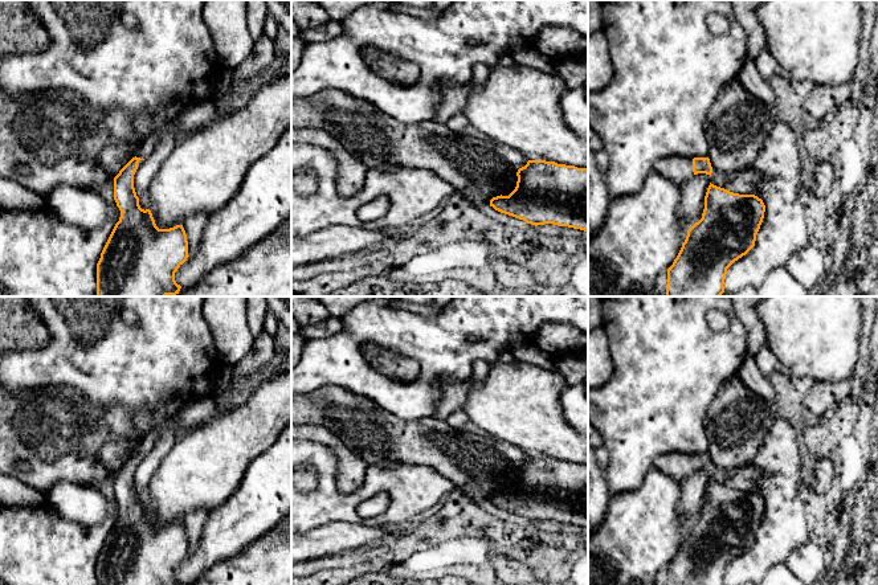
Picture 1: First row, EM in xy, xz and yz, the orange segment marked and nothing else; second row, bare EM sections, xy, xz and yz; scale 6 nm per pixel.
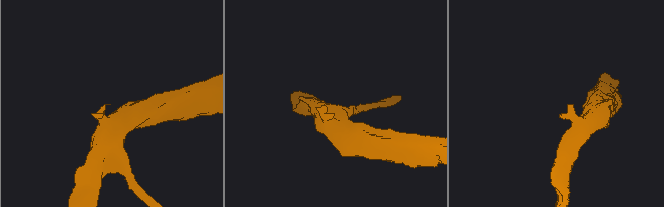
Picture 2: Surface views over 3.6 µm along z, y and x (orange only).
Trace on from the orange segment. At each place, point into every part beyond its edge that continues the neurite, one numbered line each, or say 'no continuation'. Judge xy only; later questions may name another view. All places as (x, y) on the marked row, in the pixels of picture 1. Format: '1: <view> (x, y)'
1: xy (151, 142)

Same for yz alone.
1: yz (680, 170)

